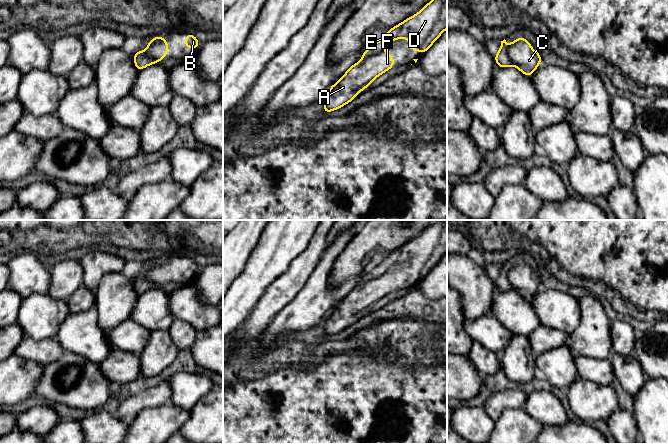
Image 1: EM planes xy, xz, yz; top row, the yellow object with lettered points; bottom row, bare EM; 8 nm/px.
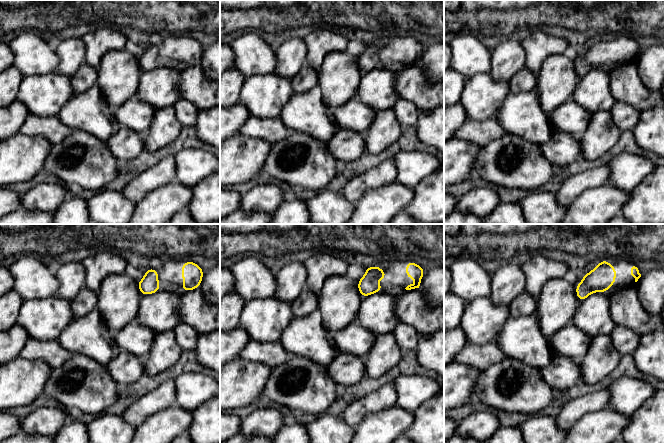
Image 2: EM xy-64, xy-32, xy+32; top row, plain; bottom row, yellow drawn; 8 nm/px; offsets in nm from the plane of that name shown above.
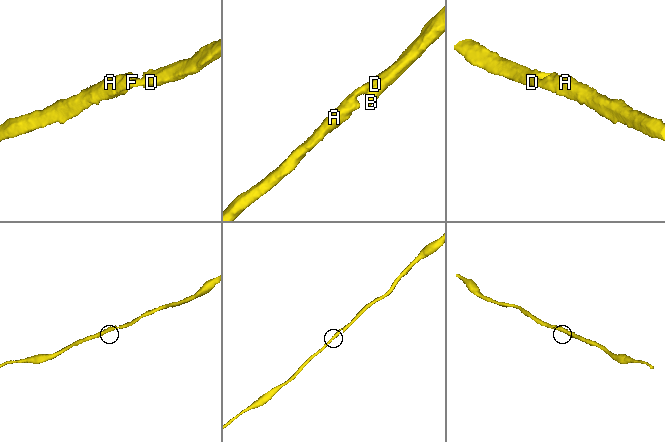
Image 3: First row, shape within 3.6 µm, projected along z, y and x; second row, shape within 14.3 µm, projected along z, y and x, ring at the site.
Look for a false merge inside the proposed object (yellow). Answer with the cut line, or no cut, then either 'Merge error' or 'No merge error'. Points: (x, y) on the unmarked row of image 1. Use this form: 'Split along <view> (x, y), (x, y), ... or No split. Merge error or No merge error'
No split. No merge error

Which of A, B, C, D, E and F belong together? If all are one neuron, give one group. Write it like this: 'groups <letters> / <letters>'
groups A B C D E F

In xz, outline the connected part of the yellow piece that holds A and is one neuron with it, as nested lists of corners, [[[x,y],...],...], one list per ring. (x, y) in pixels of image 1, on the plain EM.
[[[437,220],[427,227],[417,238],[391,251],[390,255],[384,258],[378,266],[369,273],[365,273],[361,285],[353,288],[340,304],[328,313],[328,319],[324,325],[323,337],[327,338],[348,328],[358,320],[359,315],[364,315],[378,300],[393,292],[395,284],[391,280],[391,277],[381,277],[391,265],[408,262],[410,275],[419,274],[421,279],[423,279],[446,253],[447,220]]]

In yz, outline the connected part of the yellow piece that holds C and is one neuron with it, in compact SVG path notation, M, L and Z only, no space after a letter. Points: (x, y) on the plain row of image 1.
M522 260L509 270L505 263L501 265L501 271L494 283L498 291L505 292L513 289L527 301L531 301L542 287L540 276L535 276L530 266Z

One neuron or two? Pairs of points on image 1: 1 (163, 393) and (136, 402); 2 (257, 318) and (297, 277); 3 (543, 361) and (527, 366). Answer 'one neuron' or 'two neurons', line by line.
1: one neuron
2: one neuron
3: two neurons

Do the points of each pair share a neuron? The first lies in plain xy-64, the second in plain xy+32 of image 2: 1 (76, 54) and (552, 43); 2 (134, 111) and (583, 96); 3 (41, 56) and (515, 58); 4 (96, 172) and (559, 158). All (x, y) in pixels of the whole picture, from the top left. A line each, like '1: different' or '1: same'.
1: different
2: different
3: different
4: different

